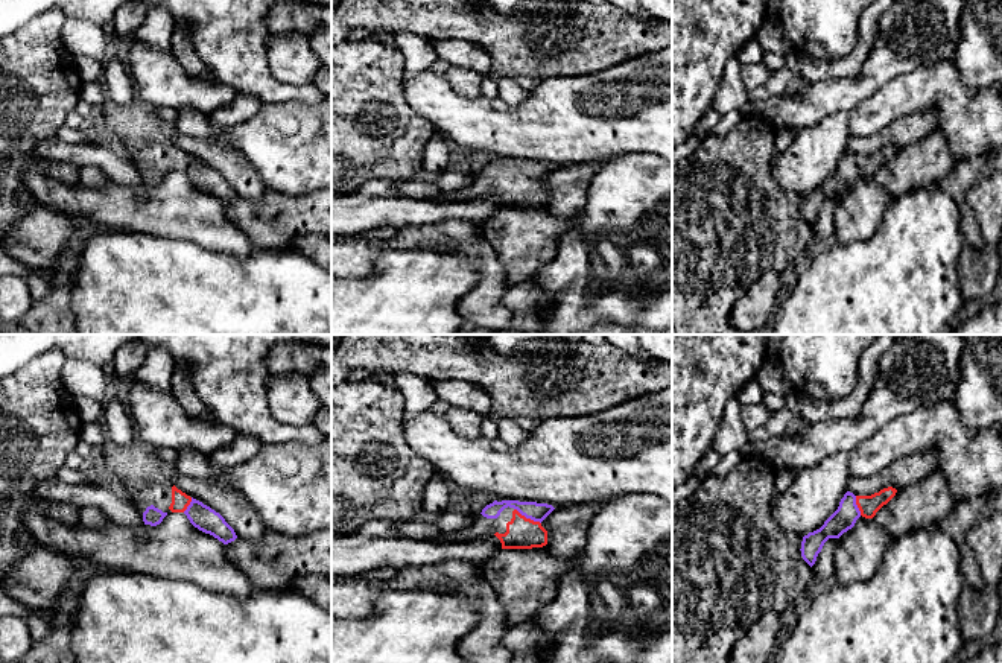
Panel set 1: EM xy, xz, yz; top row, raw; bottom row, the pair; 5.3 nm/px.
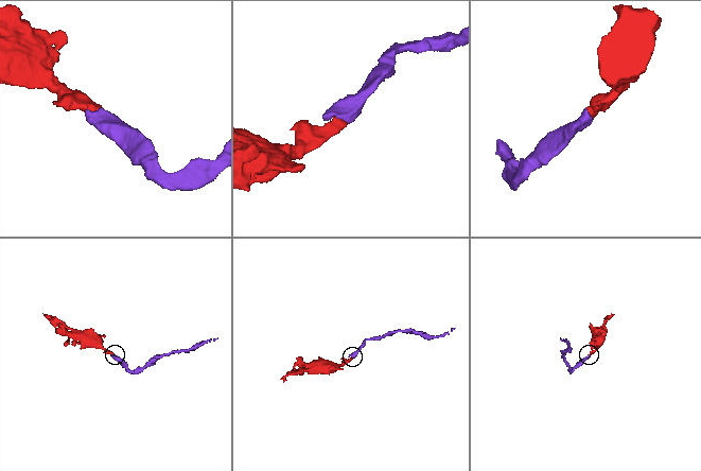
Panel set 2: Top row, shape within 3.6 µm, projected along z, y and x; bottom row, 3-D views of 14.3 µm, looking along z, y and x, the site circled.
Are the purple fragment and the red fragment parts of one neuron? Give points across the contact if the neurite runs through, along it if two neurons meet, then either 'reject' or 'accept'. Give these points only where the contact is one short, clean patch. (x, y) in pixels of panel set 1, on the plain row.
way xz (535, 171), (528, 177), (522, 192); accept

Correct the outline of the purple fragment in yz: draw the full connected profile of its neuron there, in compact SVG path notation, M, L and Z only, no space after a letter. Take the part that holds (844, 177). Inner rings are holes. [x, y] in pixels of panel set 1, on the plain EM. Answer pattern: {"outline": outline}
{"outline": "M893 146L883 148L871 155L855 155L847 151L841 158L838 169L824 181L824 184L803 196L800 208L803 219L812 227L829 198L839 198L855 186L861 175L873 178L896 152L897 149Z"}

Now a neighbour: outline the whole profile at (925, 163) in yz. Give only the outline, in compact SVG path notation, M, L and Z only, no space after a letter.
M937 128L920 141L897 149L873 181L894 201L921 187L937 186L956 163L944 134Z

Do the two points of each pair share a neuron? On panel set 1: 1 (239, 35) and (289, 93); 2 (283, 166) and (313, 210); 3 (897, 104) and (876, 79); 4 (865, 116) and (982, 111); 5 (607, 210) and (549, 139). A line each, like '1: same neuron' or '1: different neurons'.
1: same neuron
2: different neurons
3: different neurons
4: same neuron
5: different neurons

